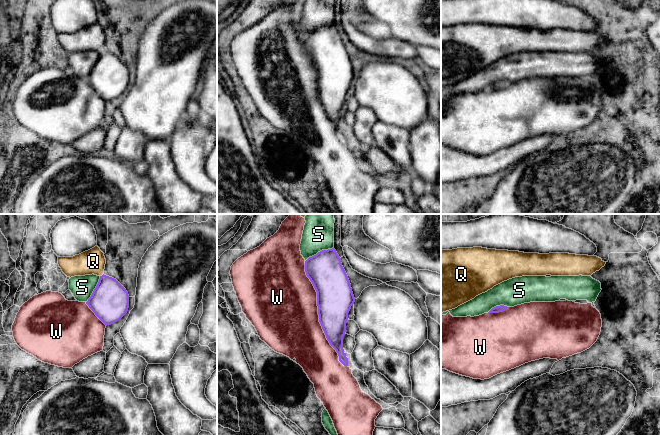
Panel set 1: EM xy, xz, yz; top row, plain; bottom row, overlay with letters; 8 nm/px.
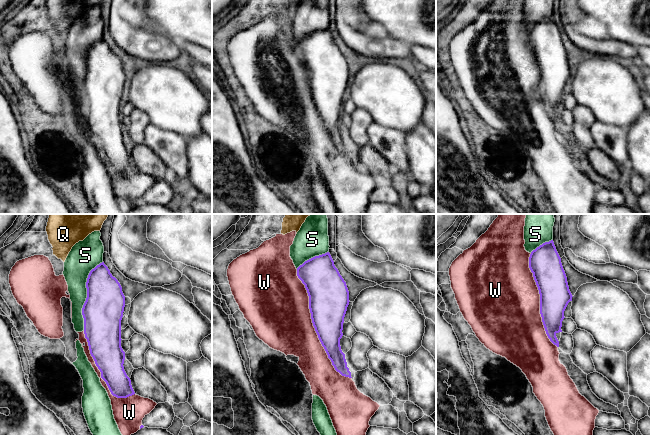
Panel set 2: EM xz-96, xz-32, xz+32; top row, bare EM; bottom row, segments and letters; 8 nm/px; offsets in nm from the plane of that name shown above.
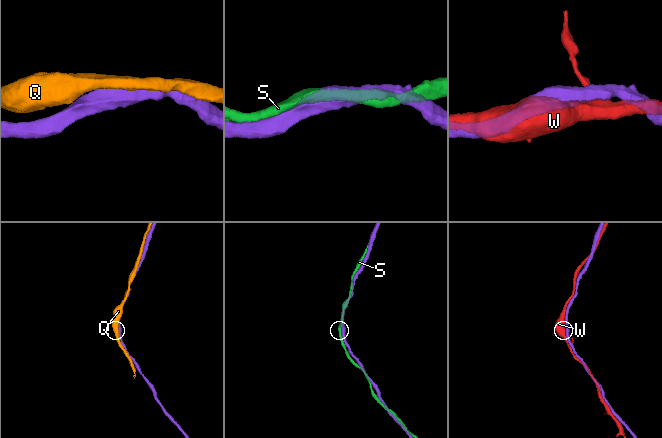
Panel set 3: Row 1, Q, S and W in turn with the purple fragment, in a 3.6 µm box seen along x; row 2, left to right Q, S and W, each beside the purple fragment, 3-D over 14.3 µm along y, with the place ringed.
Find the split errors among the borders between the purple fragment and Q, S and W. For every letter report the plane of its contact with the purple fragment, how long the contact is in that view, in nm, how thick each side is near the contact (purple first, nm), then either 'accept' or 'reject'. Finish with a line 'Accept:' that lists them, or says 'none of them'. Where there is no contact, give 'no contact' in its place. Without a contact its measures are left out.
Q: contact in xy; length 40 nm; calibres 300 and 200 nm; reject
S: contact in xz; length 260 nm; calibres 280 and 220 nm; reject
W: contact in xz; length 900 nm; calibres 280 and 500 nm; reject
Accept: none of them

